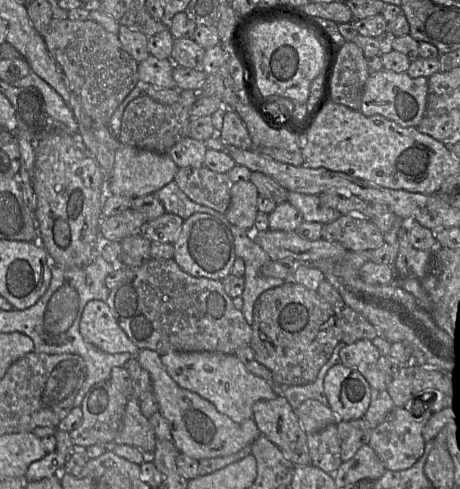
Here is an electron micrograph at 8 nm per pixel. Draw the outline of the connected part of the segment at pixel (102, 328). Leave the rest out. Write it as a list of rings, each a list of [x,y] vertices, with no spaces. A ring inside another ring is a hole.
[[[91,300],[85,305],[79,322],[79,332],[85,341],[108,354],[129,353],[135,356],[139,351],[117,325],[105,301]]]

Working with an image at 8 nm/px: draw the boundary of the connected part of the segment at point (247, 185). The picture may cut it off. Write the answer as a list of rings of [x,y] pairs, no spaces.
[[[248,181],[232,183],[229,206],[224,213],[230,224],[243,231],[252,232],[259,194],[256,187]]]

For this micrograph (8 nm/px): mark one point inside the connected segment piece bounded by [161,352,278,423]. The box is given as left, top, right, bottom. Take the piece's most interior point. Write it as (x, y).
(222, 379)

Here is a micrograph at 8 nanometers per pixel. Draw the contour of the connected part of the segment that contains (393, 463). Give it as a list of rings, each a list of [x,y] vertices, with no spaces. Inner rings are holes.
[[[417,399],[416,405],[421,407],[414,411],[424,411],[414,415],[415,417],[405,407],[395,407],[378,426],[370,431],[368,445],[376,453],[385,470],[402,471],[409,469],[422,456],[425,448],[422,431],[432,416],[431,407],[433,407],[435,403],[436,402],[433,402],[431,406],[427,407],[427,404],[425,404],[422,399]]]

